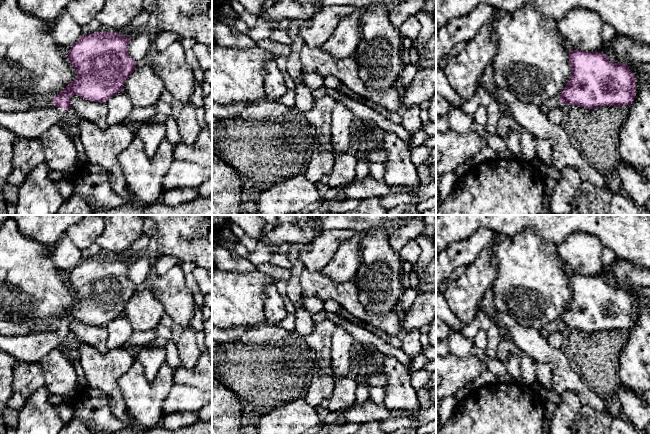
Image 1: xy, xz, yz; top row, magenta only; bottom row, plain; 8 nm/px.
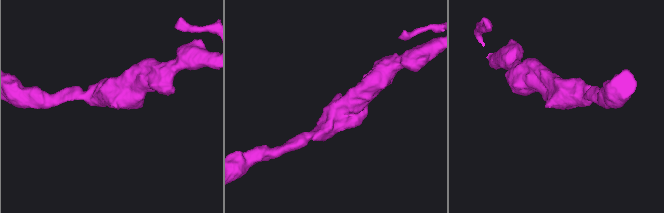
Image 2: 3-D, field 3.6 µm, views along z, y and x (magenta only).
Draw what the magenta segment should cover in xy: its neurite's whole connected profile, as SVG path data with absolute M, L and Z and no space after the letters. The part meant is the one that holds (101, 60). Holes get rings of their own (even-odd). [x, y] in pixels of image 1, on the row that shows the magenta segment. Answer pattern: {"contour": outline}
{"contour": "M106 31L83 35L71 46L67 57L77 72L77 78L53 97L53 106L26 111L0 111L0 126L25 140L34 141L41 138L49 127L57 124L64 111L71 108L70 98L73 95L89 101L106 103L111 97L123 91L126 79L136 69L137 61L128 54L130 41L131 39L119 33Z"}

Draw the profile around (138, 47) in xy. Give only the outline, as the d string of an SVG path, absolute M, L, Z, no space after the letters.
M147 29L142 30L136 37L131 39L128 54L137 62L142 62L151 44L151 35Z

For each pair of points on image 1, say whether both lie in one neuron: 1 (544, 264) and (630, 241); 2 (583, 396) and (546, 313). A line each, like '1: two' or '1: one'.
1: two
2: two

